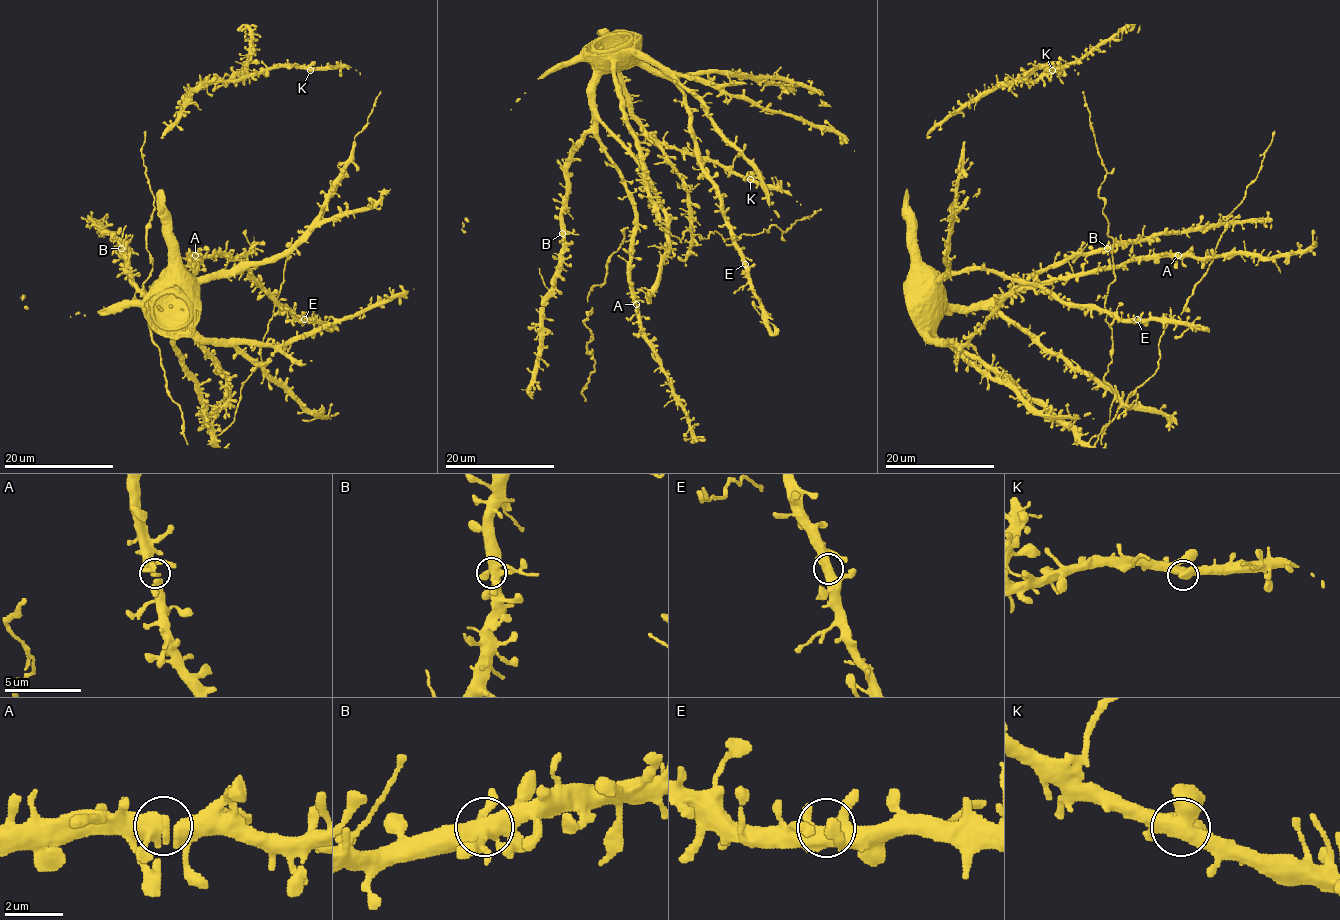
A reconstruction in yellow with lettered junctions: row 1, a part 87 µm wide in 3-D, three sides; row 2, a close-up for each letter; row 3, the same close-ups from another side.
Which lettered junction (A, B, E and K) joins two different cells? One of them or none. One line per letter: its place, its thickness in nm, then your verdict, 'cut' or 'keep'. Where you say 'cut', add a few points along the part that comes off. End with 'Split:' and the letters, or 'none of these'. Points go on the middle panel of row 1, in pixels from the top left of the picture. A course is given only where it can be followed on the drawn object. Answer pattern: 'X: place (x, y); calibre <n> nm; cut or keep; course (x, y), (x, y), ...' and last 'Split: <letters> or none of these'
A: place (636, 304); calibre 480 nm; keep
B: place (562, 233); calibre 480 nm; keep
E: place (745, 264); calibre 440 nm; keep
K: place (750, 179); calibre 480 nm; keep
Split: none of these

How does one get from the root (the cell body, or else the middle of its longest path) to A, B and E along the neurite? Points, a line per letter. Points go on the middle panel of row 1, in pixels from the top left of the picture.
A: (617, 33), (604, 41), (595, 55), (593, 127), (607, 158), (619, 175), (634, 212), (630, 289), (636, 304)
B: (617, 33), (604, 41), (595, 55), (593, 127), (569, 158), (562, 233)
E: (617, 33), (641, 61), (663, 72), (682, 93), (701, 167), (719, 192), (724, 225), (745, 264)

